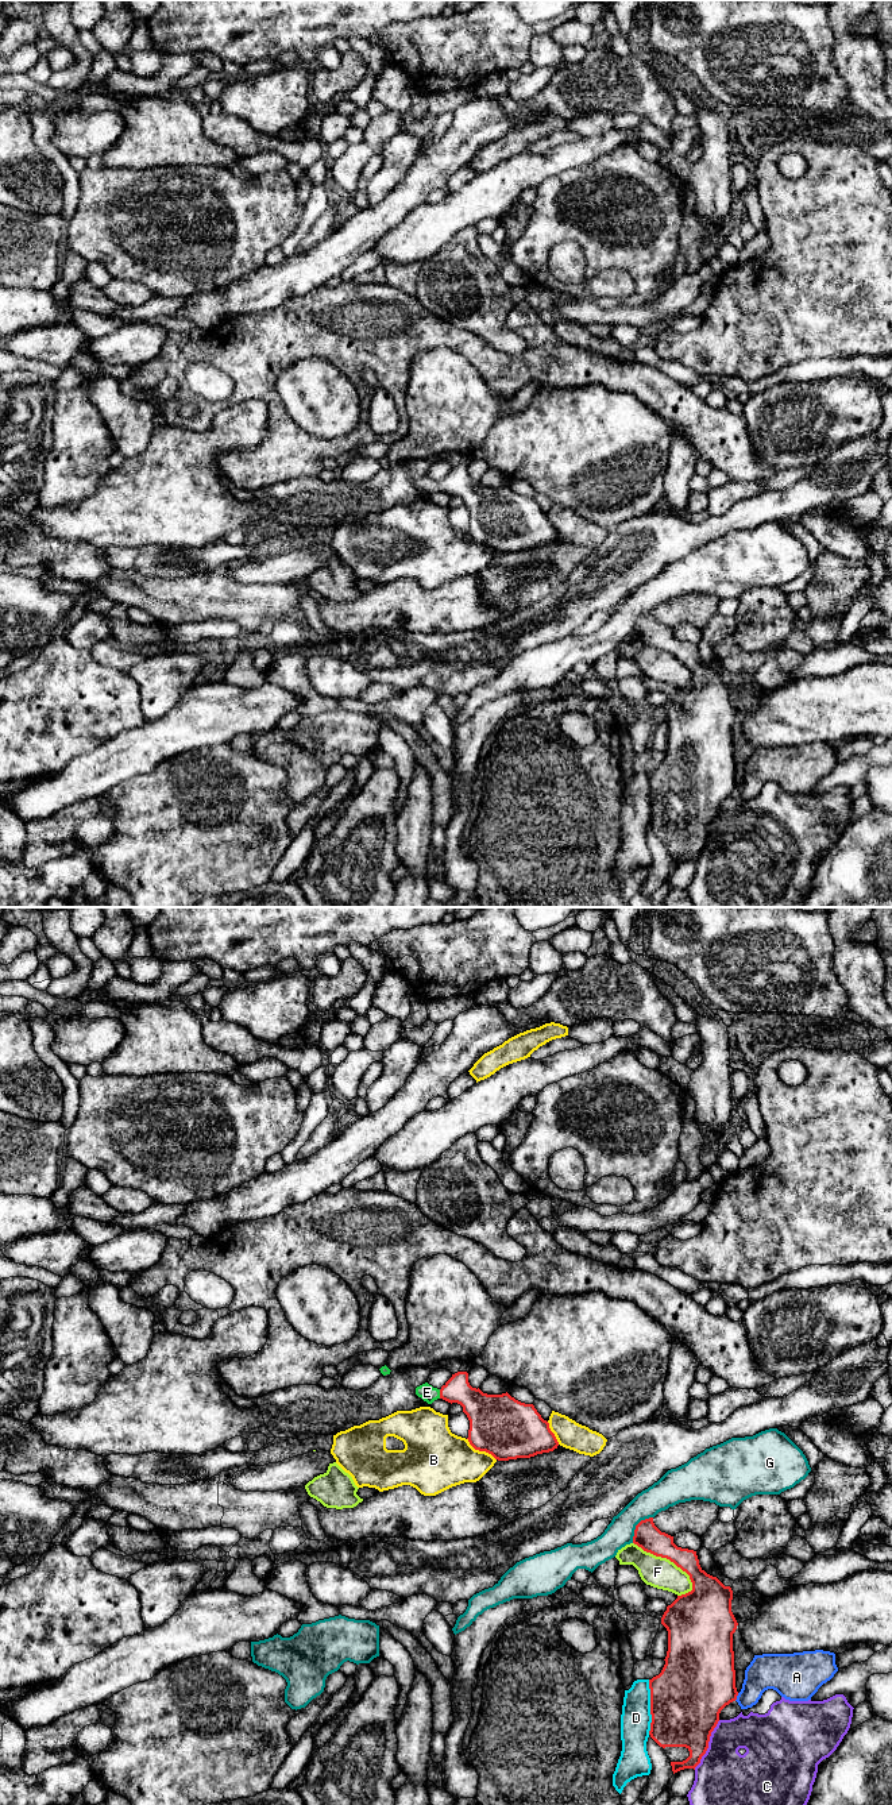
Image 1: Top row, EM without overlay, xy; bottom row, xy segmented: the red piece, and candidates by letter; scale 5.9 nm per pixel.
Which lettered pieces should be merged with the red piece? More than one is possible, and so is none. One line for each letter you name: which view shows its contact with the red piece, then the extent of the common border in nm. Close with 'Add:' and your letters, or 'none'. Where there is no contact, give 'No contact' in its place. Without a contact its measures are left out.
E: Touches red in xy. Shared border 60 nm
Add: E

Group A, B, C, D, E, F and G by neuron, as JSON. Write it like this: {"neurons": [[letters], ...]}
{"neurons": [["A"], ["B"], ["C"], ["D"], ["E"], ["F"], ["G"]]}

